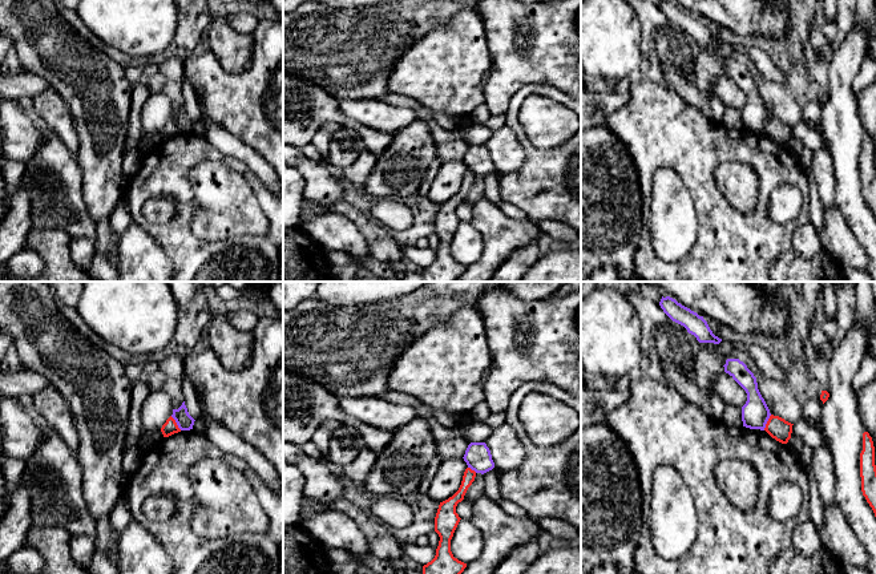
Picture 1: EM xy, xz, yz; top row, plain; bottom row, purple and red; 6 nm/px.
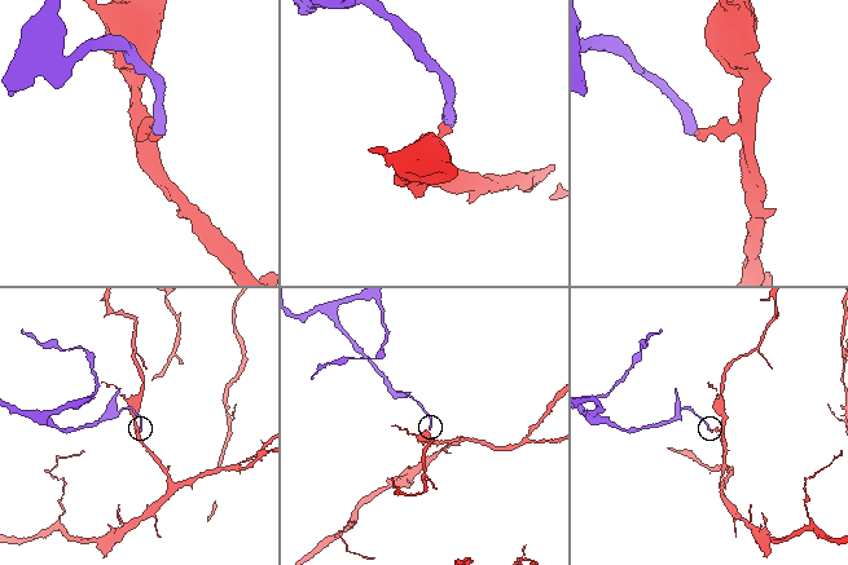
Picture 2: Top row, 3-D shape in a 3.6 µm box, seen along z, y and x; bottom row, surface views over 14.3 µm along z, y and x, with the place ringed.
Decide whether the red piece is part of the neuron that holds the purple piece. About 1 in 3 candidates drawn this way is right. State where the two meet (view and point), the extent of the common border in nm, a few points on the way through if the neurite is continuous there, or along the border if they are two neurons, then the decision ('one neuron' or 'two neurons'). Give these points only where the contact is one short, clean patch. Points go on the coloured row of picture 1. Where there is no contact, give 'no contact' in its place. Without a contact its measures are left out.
yz (766, 423) | 110 nm | along yz (771, 415), (763, 429) | two neurons

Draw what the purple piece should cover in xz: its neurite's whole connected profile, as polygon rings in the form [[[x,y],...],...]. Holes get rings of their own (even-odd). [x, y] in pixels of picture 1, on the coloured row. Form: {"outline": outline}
{"outline": [[[471,442],[465,450],[464,461],[476,473],[487,473],[494,468],[492,454],[485,442]]]}

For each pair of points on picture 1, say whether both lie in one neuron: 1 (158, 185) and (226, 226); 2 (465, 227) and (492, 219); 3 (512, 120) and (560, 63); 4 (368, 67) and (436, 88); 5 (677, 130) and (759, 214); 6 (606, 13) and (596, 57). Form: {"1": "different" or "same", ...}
{"1": "different", "2": "different", "3": "different", "4": "different", "5": "same", "6": "same"}

